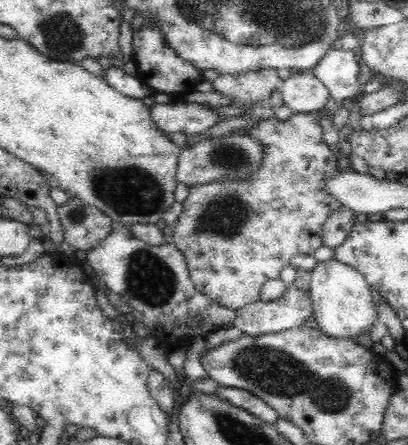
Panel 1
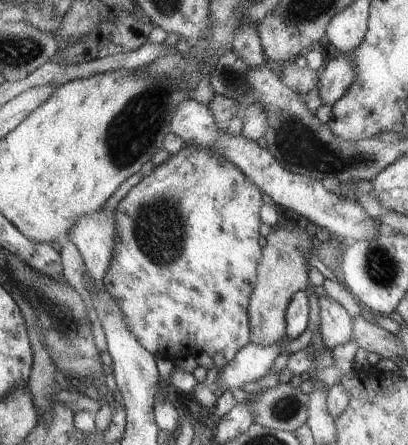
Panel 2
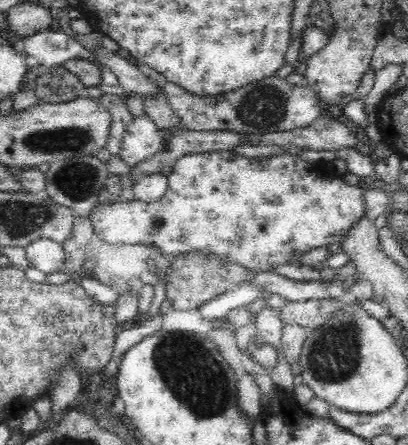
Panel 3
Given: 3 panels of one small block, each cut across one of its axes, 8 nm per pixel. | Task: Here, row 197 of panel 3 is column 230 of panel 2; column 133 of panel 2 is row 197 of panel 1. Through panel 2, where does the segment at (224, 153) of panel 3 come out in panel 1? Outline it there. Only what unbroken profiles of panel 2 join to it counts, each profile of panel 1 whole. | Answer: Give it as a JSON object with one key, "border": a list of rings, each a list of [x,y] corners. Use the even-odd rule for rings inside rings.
{"border":[[[318,112],[312,114],[292,114],[288,122],[278,118],[268,118],[256,128],[240,130],[242,136],[254,136],[264,146],[262,166],[250,180],[242,184],[212,182],[204,186],[192,186],[188,198],[184,200],[184,212],[174,224],[174,244],[186,256],[188,272],[196,290],[226,306],[230,310],[240,310],[248,304],[260,302],[260,290],[264,282],[280,278],[280,272],[290,266],[294,256],[314,256],[322,246],[320,226],[330,212],[338,210],[342,204],[322,190],[322,178],[338,172],[338,158],[332,154],[330,146],[322,138],[322,126]]]}

